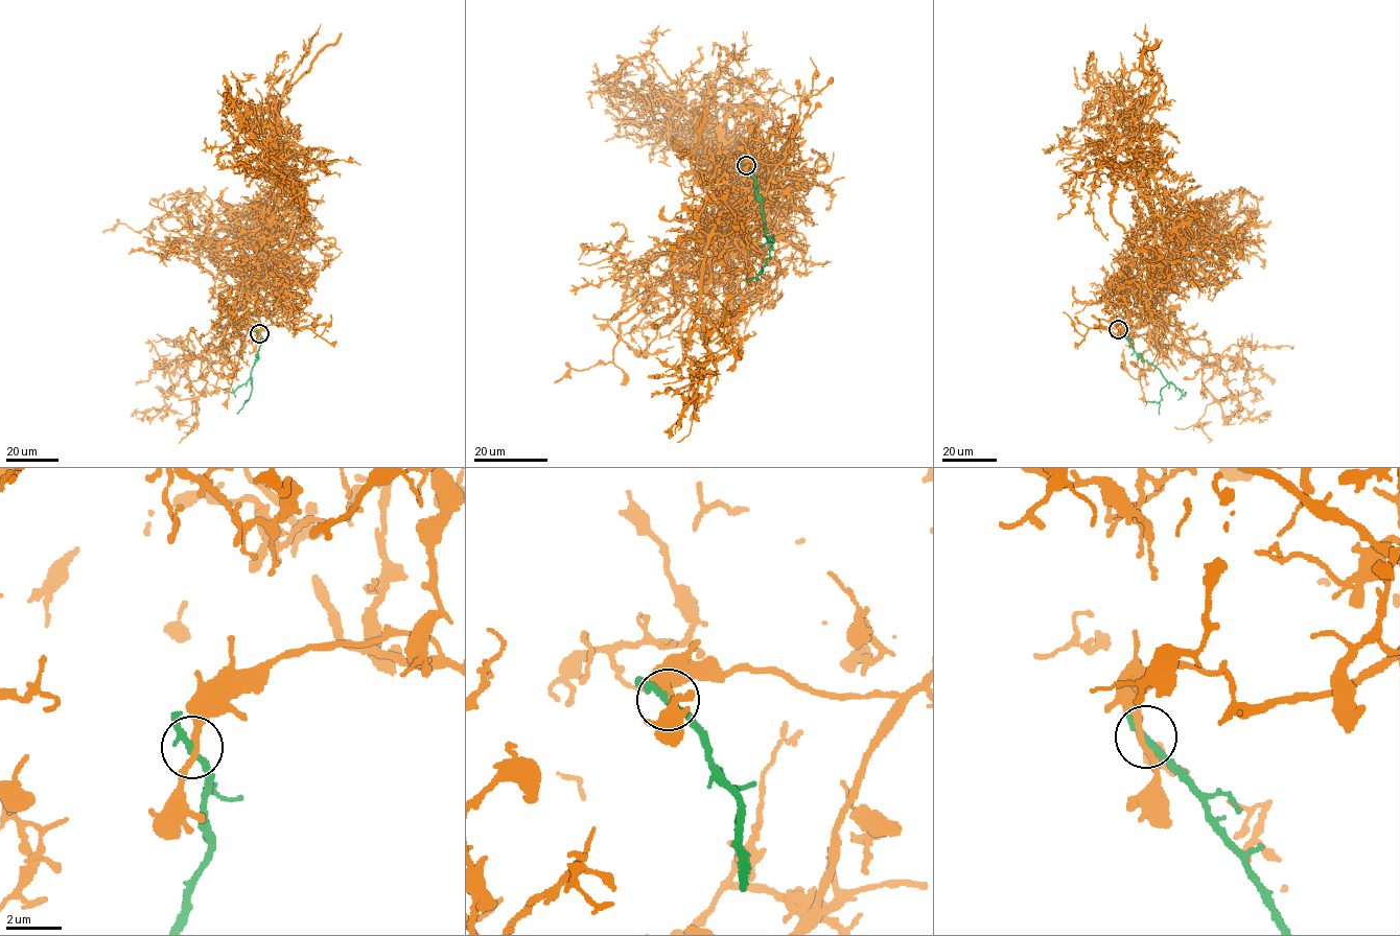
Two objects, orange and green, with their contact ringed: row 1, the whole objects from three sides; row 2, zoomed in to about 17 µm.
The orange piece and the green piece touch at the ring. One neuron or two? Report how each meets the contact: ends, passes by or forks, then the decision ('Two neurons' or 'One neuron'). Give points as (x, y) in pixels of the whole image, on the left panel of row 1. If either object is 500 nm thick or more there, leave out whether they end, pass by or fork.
At the ring orange passes by. At the ring green passes by. Two neurons

